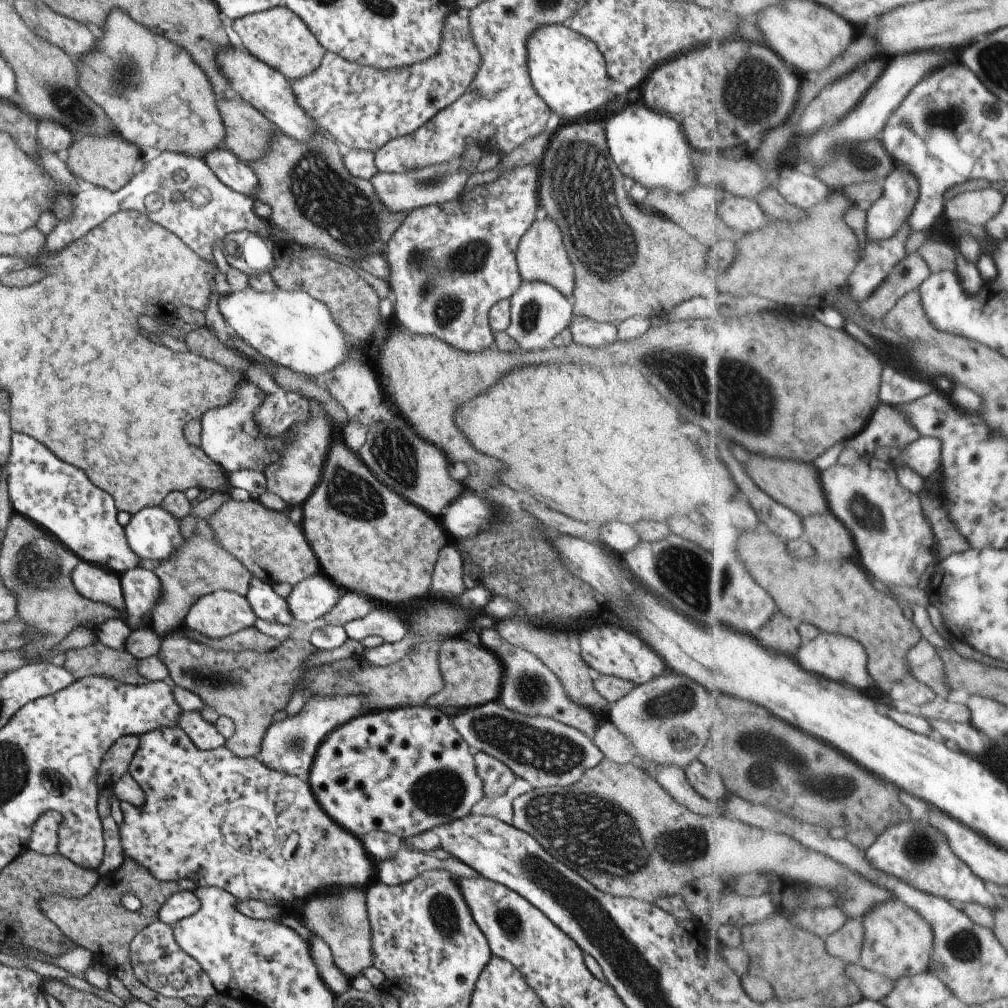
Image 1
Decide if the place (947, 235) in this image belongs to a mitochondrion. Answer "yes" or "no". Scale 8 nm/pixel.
no

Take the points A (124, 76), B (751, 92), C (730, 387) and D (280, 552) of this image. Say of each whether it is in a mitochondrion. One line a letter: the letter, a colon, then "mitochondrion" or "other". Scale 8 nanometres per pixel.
A: mitochondrion
B: mitochondrion
C: mitochondrion
D: other

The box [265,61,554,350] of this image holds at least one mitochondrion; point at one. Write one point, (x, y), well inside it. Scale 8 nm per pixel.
(335, 206)

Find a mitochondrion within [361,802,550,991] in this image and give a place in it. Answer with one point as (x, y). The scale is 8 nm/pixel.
(442, 911)

